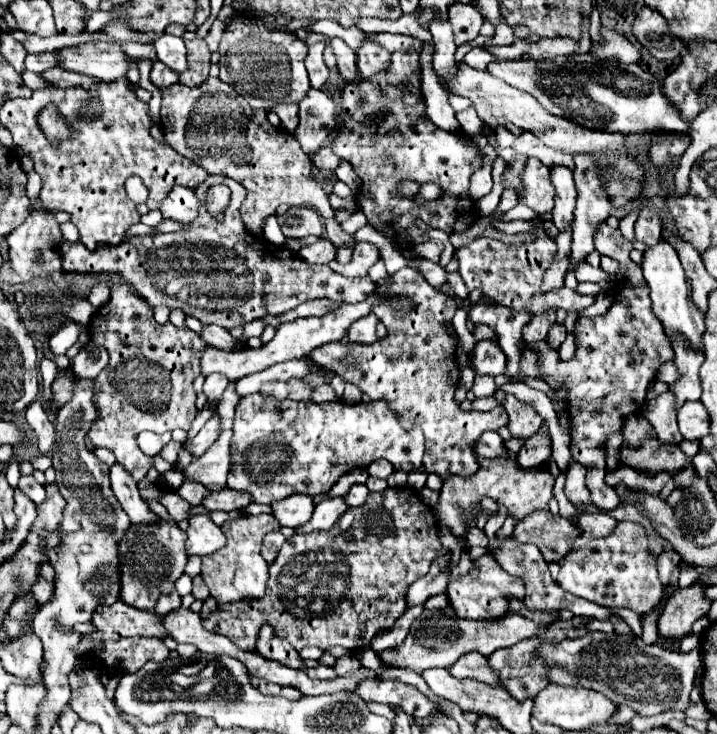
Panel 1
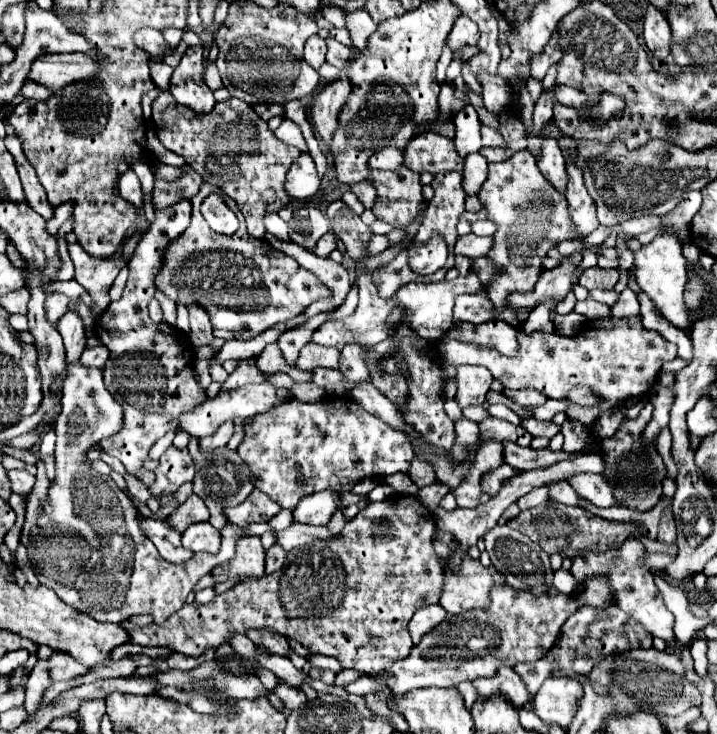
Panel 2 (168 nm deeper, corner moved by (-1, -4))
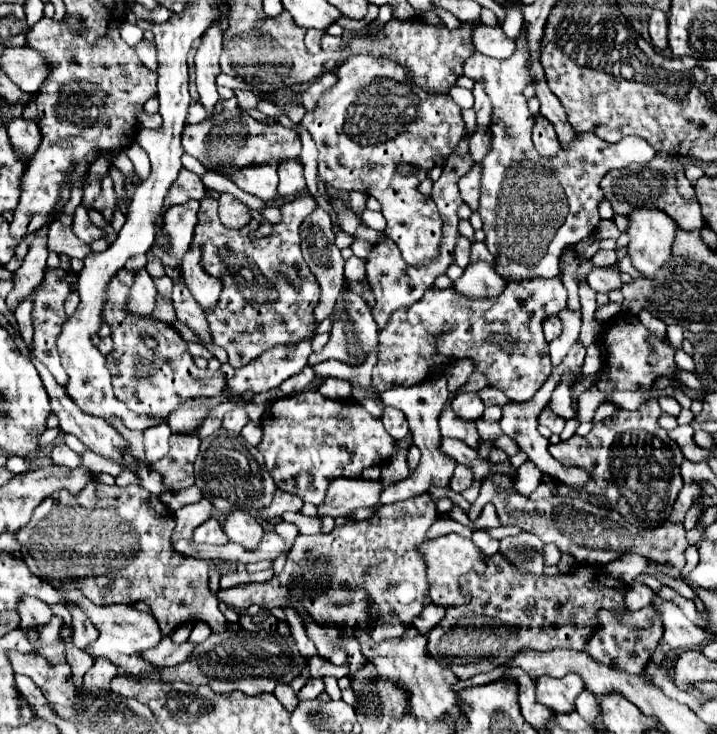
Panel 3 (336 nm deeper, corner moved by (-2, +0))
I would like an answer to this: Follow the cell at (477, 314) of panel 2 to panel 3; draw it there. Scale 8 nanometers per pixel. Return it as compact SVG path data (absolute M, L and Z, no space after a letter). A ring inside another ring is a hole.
M557 277L509 281L503 295L497 297L463 297L451 289L429 289L419 303L395 311L387 327L379 331L379 363L373 367L373 391L383 393L391 385L411 387L421 383L435 365L473 357L487 375L489 385L501 389L513 401L527 401L551 375L541 323L547 315L557 315L565 303L567 289ZM491 333L511 335L521 345L507 355L485 341Z

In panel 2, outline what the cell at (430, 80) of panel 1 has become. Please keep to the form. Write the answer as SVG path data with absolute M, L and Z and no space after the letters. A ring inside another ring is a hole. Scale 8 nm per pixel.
M480 153L468 155L464 161L464 183L462 187L466 189L468 195L476 195L486 181L488 175L488 161Z

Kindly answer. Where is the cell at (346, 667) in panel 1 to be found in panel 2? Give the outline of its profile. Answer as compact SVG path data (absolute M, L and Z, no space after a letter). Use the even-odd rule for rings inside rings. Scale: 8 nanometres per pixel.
M308 655L308 663L312 667L318 667L318 669L332 669L334 673L340 673L342 671L342 665L336 659L322 657L322 655Z

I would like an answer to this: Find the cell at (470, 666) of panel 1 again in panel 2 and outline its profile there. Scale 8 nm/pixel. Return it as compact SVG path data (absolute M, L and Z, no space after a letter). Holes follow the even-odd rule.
M502 667L502 671L498 671L496 677L490 677L490 679L476 679L472 681L476 691L482 695L482 697L488 697L492 693L500 693L500 695L506 695L512 705L516 709L520 707L526 707L532 699L526 683L518 677L518 673L510 667Z

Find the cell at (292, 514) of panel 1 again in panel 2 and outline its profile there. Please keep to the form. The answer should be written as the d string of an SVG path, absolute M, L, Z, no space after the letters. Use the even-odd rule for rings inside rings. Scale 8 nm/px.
M320 491L318 495L310 495L310 499L302 499L294 509L294 521L308 525L328 525L332 515L344 511L340 505L342 495L336 491Z

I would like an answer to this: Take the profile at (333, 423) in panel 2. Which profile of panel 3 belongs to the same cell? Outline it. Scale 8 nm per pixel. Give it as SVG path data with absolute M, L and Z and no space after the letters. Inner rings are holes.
M319 391L275 401L263 413L261 429L263 439L257 449L265 457L275 485L313 505L323 503L333 479L359 479L363 469L383 465L399 453L397 441L385 431L381 419L373 417L359 401L327 399Z

